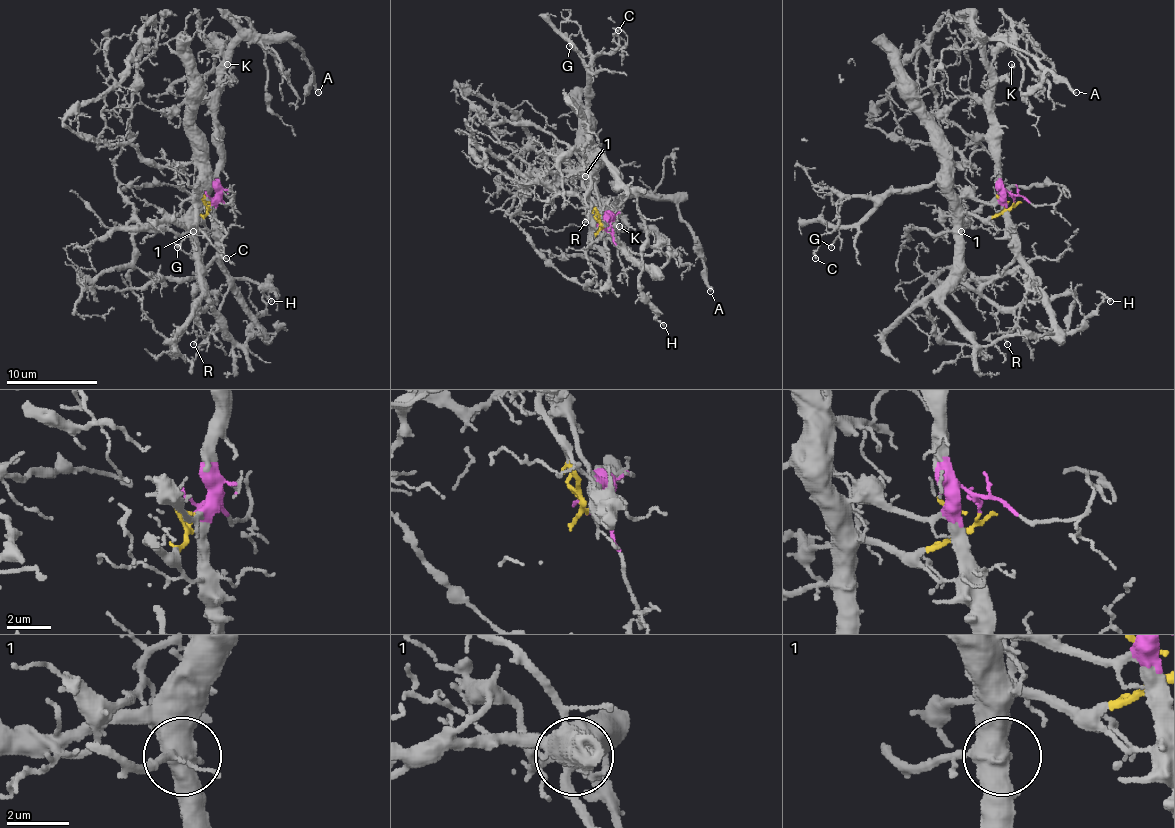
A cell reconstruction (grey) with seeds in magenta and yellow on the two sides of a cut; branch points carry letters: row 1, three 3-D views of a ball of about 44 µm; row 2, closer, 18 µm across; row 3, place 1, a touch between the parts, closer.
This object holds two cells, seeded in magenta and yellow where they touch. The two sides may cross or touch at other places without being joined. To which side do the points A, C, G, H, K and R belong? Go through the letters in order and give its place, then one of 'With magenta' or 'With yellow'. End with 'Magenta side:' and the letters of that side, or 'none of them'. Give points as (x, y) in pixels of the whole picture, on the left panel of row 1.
A: Place: (318, 92). With magenta
C: Place: (226, 258). With yellow
G: Place: (177, 247). With yellow
H: Place: (271, 301). With yellow
K: Place: (227, 64). With magenta
R: Place: (193, 344). With yellow
Magenta side: A, K

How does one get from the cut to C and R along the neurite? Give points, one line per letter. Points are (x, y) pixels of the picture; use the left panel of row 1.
C: (211, 202), (197, 218), (190, 206), (199, 181), (204, 209), (222, 227), (227, 259)
R: (211, 202), (202, 218), (190, 213), (197, 277), (193, 297), (197, 340), (193, 345)

